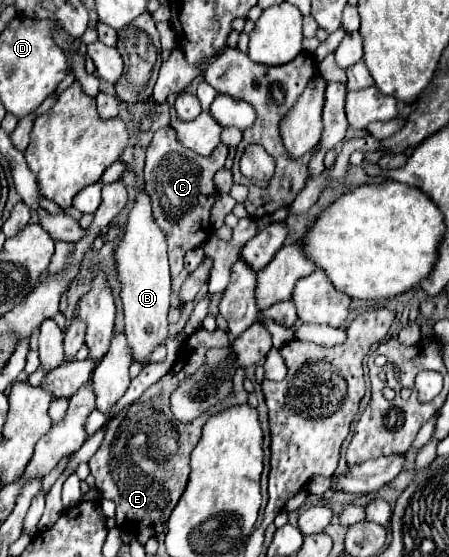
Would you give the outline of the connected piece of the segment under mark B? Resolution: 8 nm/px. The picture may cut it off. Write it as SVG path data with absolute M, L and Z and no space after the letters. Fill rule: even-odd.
M142 189L134 197L134 205L128 211L128 221L124 225L124 233L114 245L112 257L116 263L116 273L120 281L120 297L124 305L124 321L126 321L126 339L132 347L134 361L142 363L146 357L166 341L168 335L168 307L170 307L170 269L166 255L166 235L156 225L150 205L150 195Z

